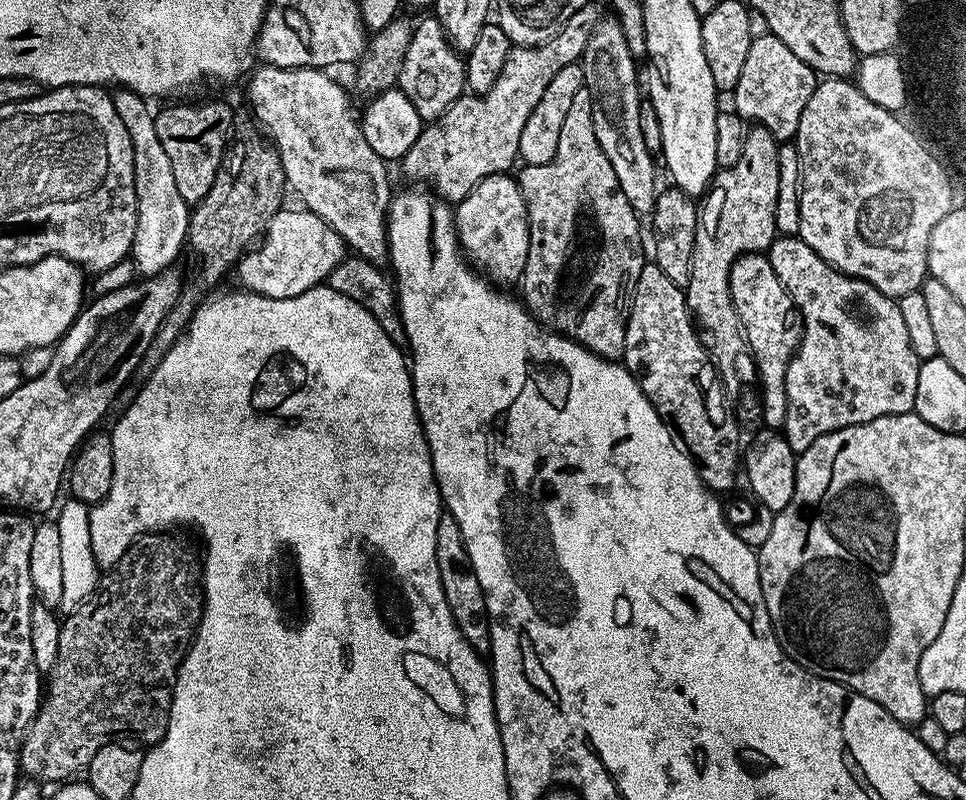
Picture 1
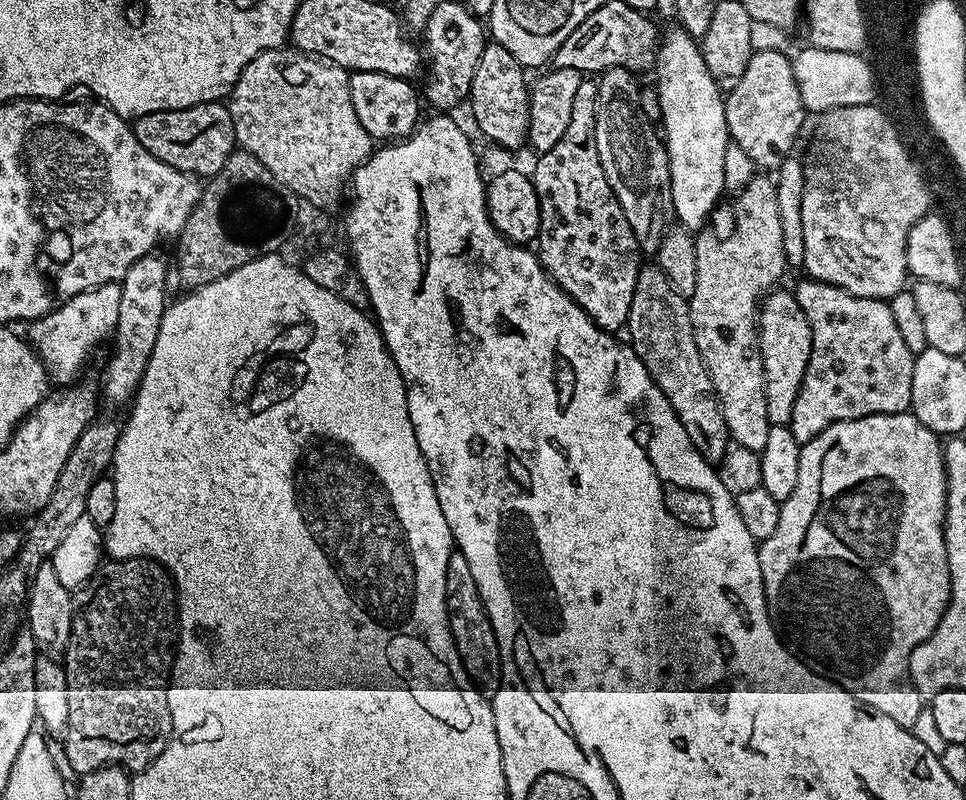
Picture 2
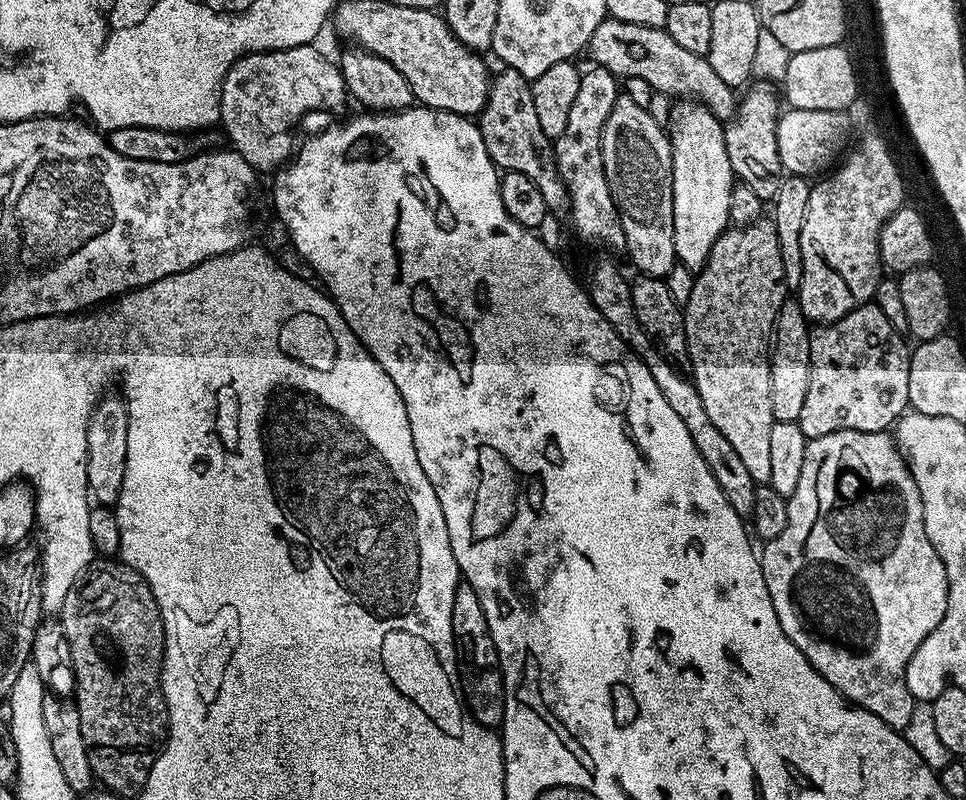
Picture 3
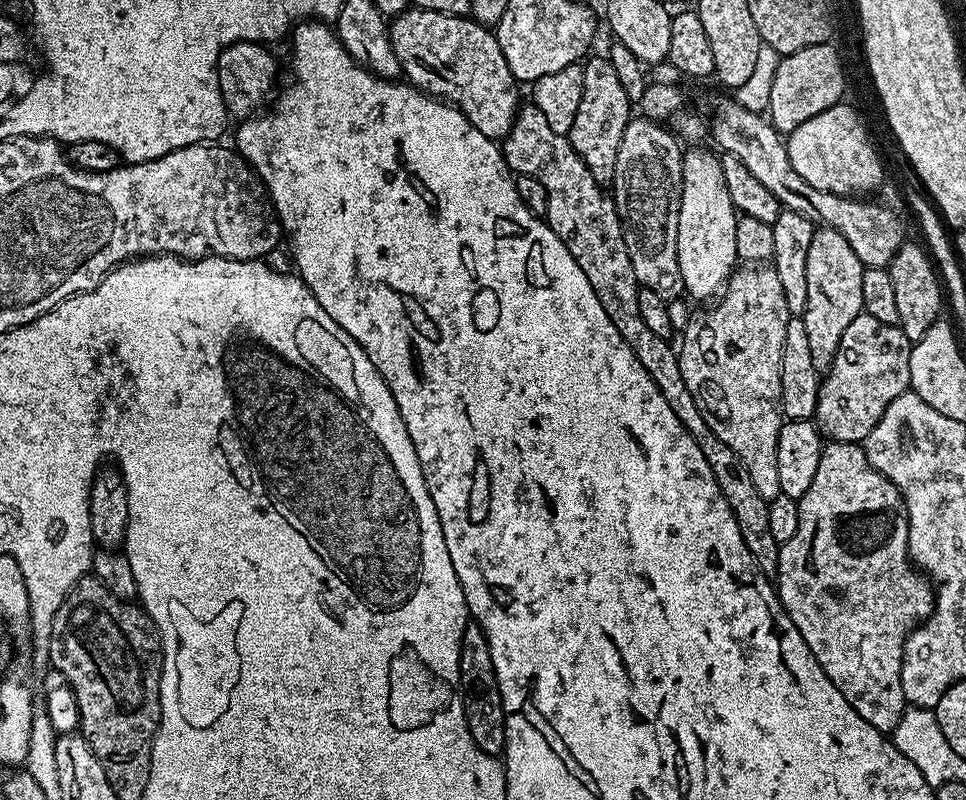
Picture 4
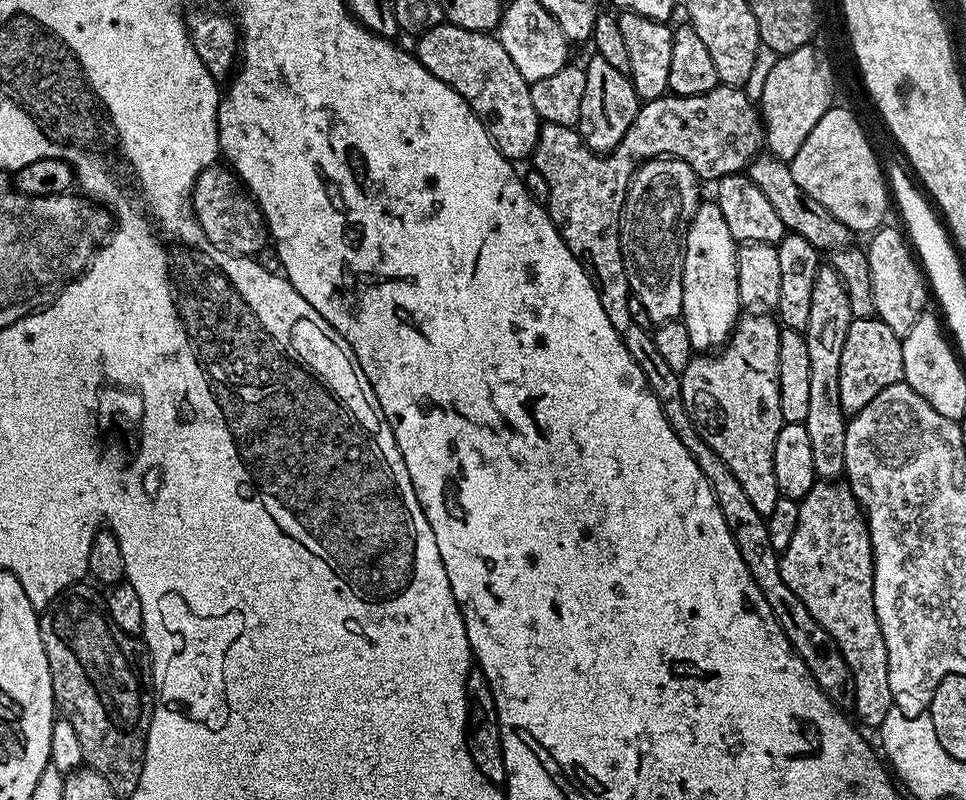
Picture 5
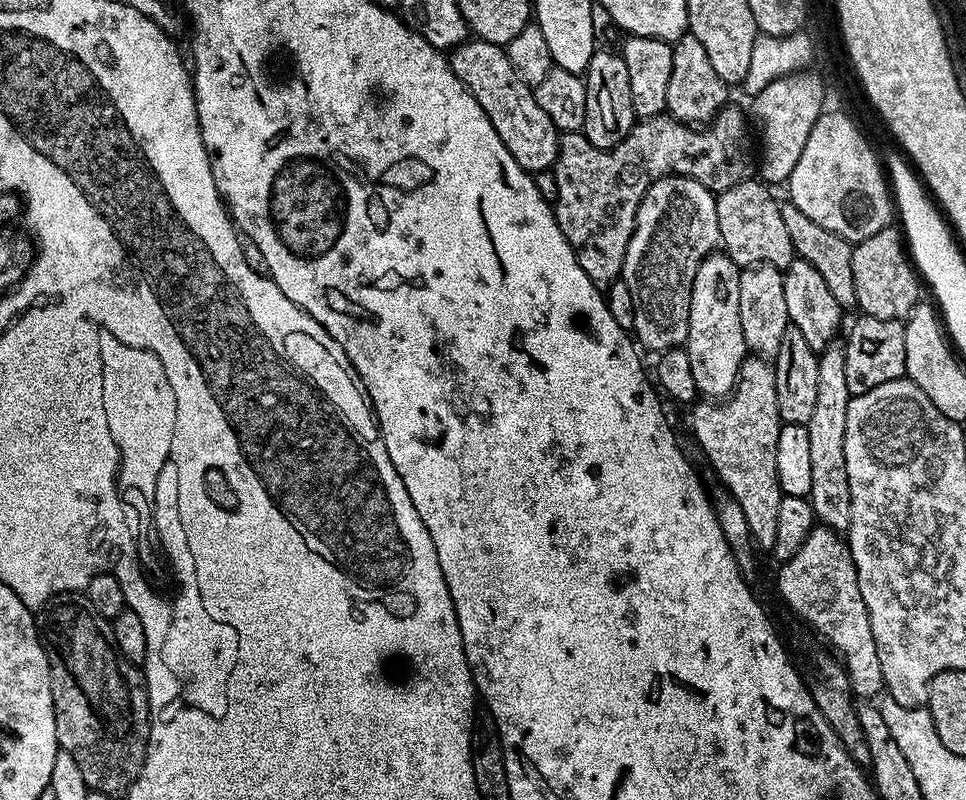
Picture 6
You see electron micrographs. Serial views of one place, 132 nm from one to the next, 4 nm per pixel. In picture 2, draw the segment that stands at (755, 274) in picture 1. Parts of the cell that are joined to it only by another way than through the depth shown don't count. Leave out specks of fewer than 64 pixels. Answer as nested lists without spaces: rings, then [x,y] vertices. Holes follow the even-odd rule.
[[[773,290],[764,297],[758,309],[760,329],[760,353],[766,382],[766,414],[769,425],[787,424],[794,414],[794,402],[798,402],[798,390],[802,390],[802,378],[810,362],[812,331],[802,306],[798,306],[791,291]]]

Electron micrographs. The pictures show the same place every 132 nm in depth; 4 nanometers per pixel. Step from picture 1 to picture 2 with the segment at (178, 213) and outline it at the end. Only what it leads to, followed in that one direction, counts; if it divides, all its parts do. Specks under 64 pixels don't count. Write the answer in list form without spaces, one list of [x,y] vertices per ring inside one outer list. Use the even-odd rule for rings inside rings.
[[[149,254],[138,258],[138,262],[134,262],[130,266],[130,270],[126,270],[124,279],[119,281],[122,290],[122,300],[119,303],[119,313],[116,328],[114,331],[114,341],[116,345],[112,348],[112,361],[108,364],[108,373],[104,376],[104,392],[102,388],[102,396],[109,400],[112,404],[127,405],[129,401],[135,397],[137,389],[144,377],[146,366],[152,357],[154,350],[154,342],[158,342],[158,334],[162,326],[162,318],[166,315],[166,304],[164,308],[164,299],[168,296],[168,276],[170,280],[170,264],[163,260],[157,254]]]

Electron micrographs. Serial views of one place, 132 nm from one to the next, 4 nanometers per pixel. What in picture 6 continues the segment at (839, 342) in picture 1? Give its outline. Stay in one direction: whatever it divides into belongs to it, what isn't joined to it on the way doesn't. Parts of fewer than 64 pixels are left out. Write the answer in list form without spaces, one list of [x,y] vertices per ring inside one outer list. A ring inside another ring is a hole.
[[[857,315],[848,332],[848,344],[843,345],[846,358],[846,386],[849,397],[861,396],[882,382],[901,379],[906,366],[906,334],[904,324],[899,320]]]

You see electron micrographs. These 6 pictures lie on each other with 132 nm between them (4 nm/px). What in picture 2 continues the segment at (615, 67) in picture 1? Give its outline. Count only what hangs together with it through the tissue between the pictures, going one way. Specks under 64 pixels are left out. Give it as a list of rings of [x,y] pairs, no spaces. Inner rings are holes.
[[[607,68],[599,73],[594,134],[606,182],[610,182],[610,190],[622,206],[622,214],[626,214],[626,222],[630,222],[630,230],[634,230],[641,253],[654,254],[674,216],[670,166],[661,133],[652,129],[655,128],[653,121],[648,120],[639,105],[641,85],[636,84],[636,80],[627,68]]]

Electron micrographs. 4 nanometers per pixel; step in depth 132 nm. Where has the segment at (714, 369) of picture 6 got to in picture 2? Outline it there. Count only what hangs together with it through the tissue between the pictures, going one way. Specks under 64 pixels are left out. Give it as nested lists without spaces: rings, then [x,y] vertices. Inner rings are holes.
[[[672,26],[665,36],[663,33],[659,37],[654,65],[655,72],[654,87],[660,96],[660,120],[662,125],[664,124],[662,139],[668,150],[668,165],[670,166],[672,210],[679,227],[686,228],[695,234],[708,223],[712,212],[725,195],[722,182],[722,157],[726,152],[726,146],[730,143],[726,126],[726,110],[724,109],[725,97],[714,82],[714,78],[710,78],[710,70],[706,70],[701,45],[693,40],[690,34],[686,34],[684,28],[679,26]]]

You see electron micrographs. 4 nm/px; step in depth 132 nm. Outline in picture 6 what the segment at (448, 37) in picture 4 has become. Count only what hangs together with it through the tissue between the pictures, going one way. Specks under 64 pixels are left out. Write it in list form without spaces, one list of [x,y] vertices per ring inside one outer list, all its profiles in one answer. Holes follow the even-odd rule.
[[[469,38],[451,49],[450,63],[452,73],[468,87],[478,106],[482,106],[486,118],[490,118],[498,138],[502,138],[506,150],[510,150],[514,162],[530,174],[551,169],[556,162],[561,133],[554,122],[550,122],[546,110],[538,106],[533,85],[526,83],[518,70],[514,70],[507,51],[501,45]]]

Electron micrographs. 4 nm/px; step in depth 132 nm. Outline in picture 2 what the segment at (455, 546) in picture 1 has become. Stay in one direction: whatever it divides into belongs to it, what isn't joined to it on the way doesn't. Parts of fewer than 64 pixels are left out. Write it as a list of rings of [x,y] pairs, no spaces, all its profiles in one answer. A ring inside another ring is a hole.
[[[453,550],[446,566],[446,594],[444,595],[448,611],[448,625],[458,658],[471,678],[472,683],[485,694],[498,690],[500,685],[500,651],[494,634],[494,626],[486,614],[482,594],[478,594],[478,582],[474,582],[474,573],[470,571],[470,562],[459,550]]]

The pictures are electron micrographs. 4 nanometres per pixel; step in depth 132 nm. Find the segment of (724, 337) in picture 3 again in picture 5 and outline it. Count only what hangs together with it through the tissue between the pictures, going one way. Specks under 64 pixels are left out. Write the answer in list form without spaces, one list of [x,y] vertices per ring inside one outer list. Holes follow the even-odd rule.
[[[741,315],[740,319],[736,321],[736,329],[732,331],[727,344],[719,349],[718,354],[693,355],[691,362],[686,366],[686,370],[680,373],[682,402],[686,402],[686,410],[690,414],[690,422],[694,422],[698,434],[702,434],[702,438],[706,442],[706,446],[710,446],[710,450],[714,450],[714,454],[718,454],[718,458],[722,458],[722,462],[726,462],[726,466],[730,466],[730,474],[734,474],[734,478],[738,478],[738,483],[742,485],[742,490],[745,491],[746,498],[750,498],[754,510],[758,510],[758,514],[762,514],[765,517],[768,517],[773,512],[774,506],[778,506],[778,502],[782,498],[778,490],[778,478],[774,478],[772,467],[774,466],[774,442],[778,442],[778,430],[785,423],[782,418],[782,406],[778,402],[778,342],[780,341],[782,328],[773,317],[772,321],[768,316],[771,315]]]

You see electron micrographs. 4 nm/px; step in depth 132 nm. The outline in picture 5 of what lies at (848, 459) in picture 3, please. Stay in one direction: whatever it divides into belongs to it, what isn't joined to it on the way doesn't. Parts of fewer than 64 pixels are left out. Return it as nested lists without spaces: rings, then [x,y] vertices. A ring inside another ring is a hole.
[[[817,482],[805,494],[803,500],[799,501],[799,506],[798,530],[794,530],[794,538],[790,538],[790,546],[786,546],[786,550],[779,553],[782,582],[786,582],[786,586],[790,586],[794,594],[798,594],[798,598],[802,598],[802,606],[806,606],[810,614],[814,614],[818,623],[839,644],[846,658],[846,666],[850,666],[852,671],[856,695],[855,719],[865,729],[879,729],[880,724],[886,722],[886,714],[890,714],[894,705],[890,694],[886,642],[882,638],[882,630],[878,626],[878,618],[874,610],[874,562],[868,521],[864,519],[856,495],[844,482]]]

